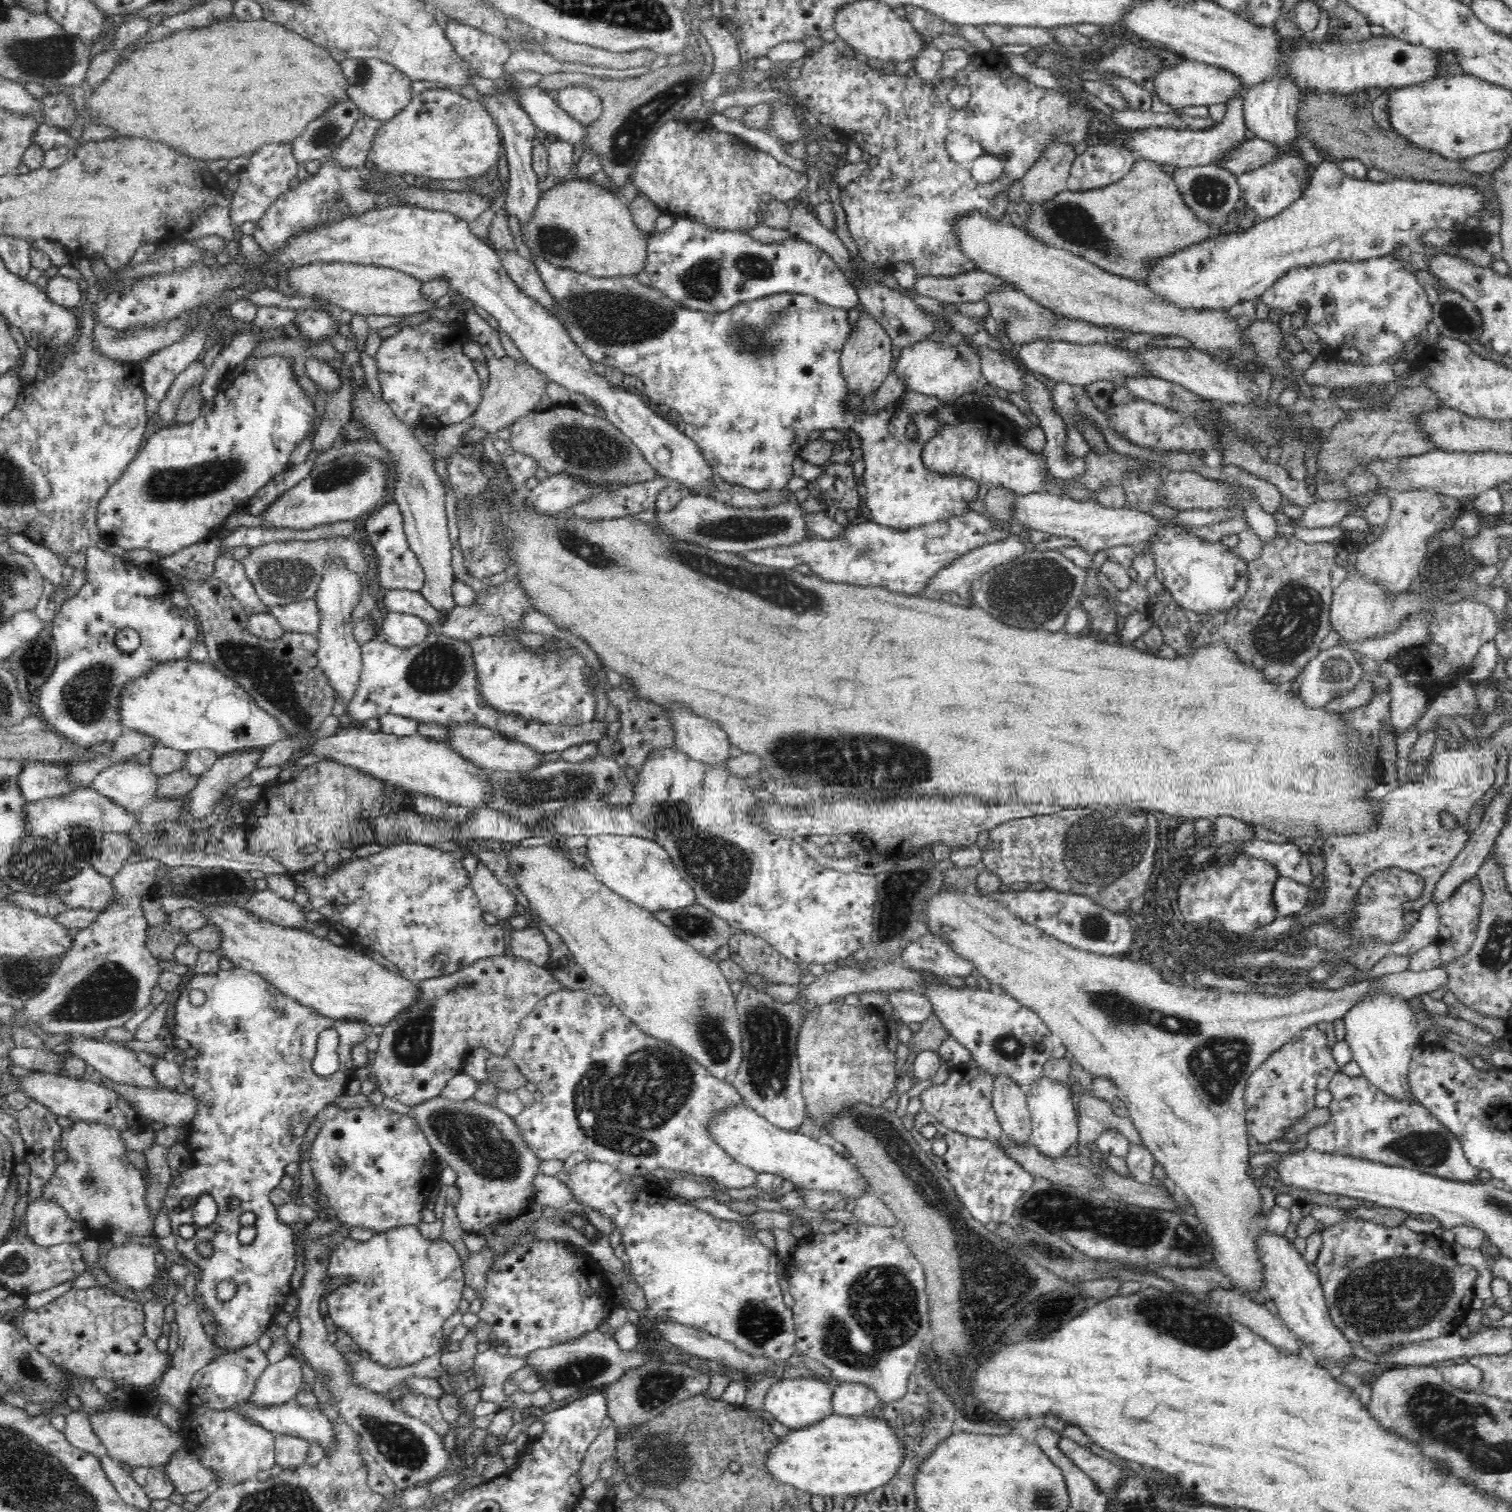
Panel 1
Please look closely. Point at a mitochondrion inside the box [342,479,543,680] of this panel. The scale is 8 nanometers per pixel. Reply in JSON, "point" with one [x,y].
{"point":[507,503]}

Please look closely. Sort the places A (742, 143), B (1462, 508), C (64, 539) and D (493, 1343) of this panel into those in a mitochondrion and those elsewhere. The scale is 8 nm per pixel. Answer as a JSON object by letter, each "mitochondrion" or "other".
{"A":"other","B":"other","C":"other","D":"other"}

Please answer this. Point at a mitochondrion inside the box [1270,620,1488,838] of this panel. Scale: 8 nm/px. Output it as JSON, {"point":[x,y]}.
{"point":[1345,667]}

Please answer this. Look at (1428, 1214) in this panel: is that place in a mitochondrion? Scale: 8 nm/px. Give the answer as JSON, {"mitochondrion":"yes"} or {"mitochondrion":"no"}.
{"mitochondrion":"no"}

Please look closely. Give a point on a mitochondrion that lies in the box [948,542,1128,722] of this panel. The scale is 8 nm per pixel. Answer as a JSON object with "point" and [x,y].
{"point":[1037,590]}

